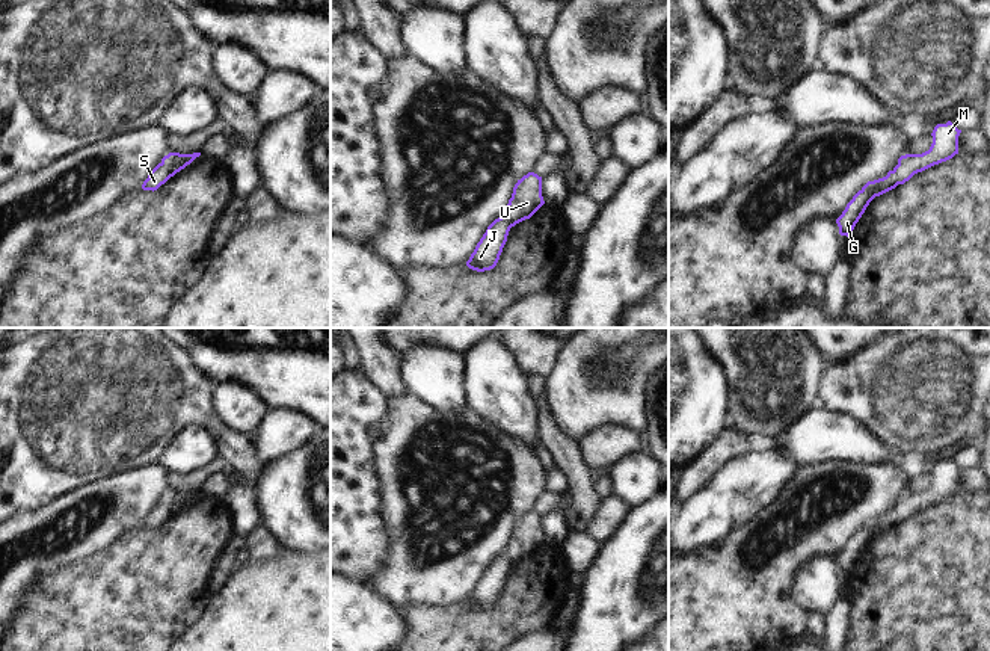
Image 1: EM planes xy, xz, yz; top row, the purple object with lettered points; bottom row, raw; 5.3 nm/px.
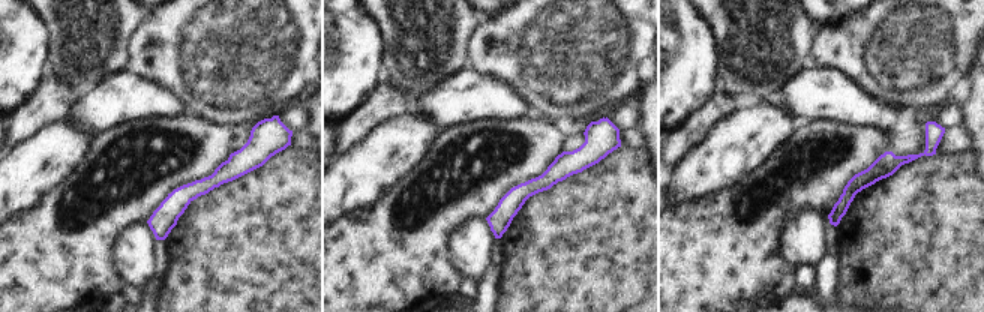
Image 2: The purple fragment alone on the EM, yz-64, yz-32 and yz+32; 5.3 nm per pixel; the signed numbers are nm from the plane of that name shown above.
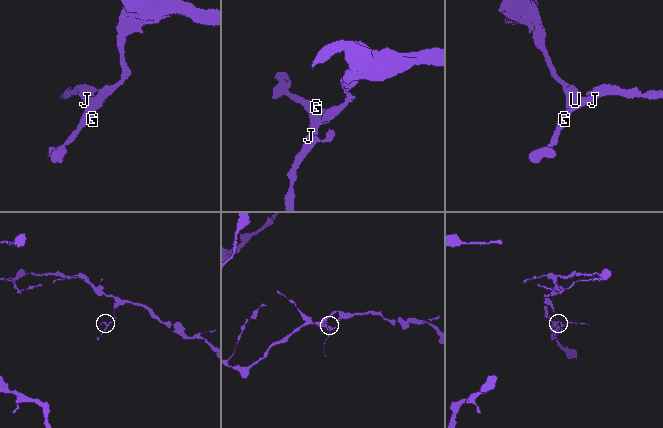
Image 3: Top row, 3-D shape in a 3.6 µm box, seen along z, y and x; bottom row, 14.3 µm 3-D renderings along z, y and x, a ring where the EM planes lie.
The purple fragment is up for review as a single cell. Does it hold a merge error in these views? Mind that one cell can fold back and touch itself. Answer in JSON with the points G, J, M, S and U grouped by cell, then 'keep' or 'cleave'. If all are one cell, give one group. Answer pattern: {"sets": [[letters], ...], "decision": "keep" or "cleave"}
{"sets": [["G", "J", "M", "S", "U"]], "decision": "keep"}

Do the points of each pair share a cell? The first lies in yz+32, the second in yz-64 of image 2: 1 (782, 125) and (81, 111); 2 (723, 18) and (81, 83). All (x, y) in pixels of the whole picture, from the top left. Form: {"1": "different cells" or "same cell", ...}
{"1": "different cells", "2": "same cell"}

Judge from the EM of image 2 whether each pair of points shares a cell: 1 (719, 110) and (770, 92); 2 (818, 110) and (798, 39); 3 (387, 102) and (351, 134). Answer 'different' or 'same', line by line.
1: different
2: different
3: same

